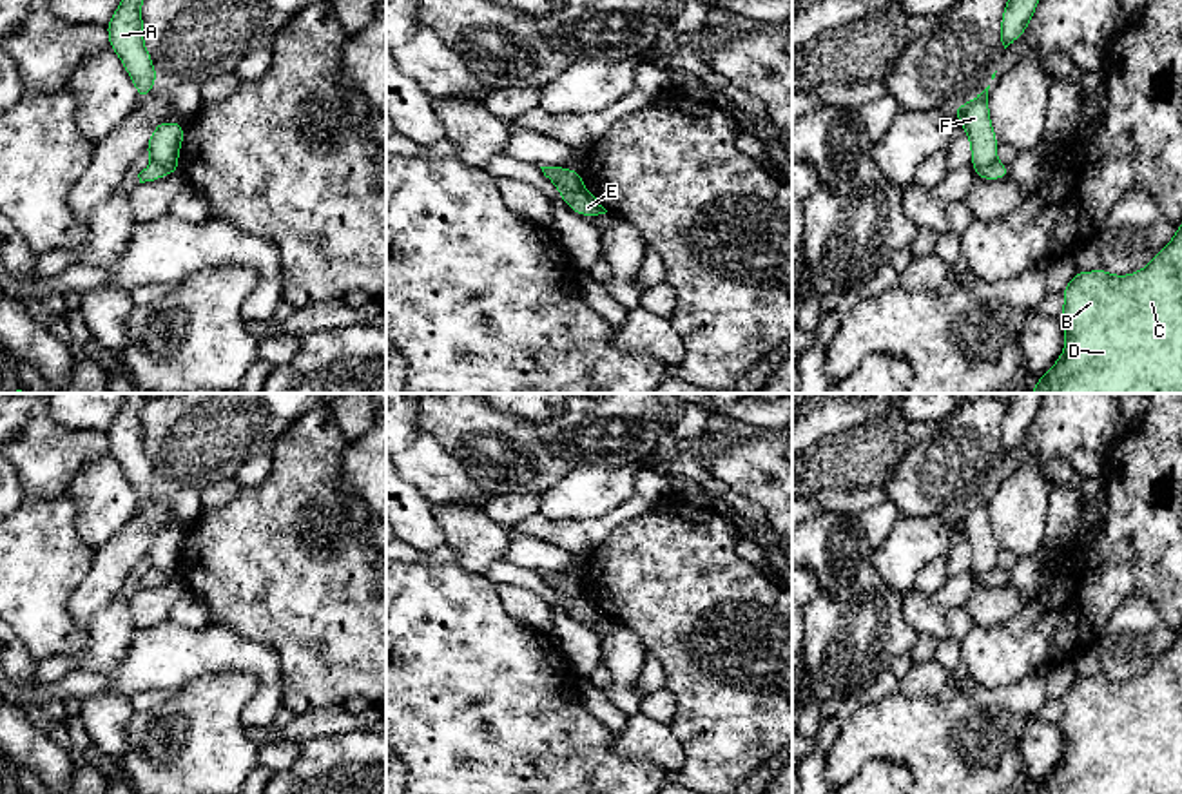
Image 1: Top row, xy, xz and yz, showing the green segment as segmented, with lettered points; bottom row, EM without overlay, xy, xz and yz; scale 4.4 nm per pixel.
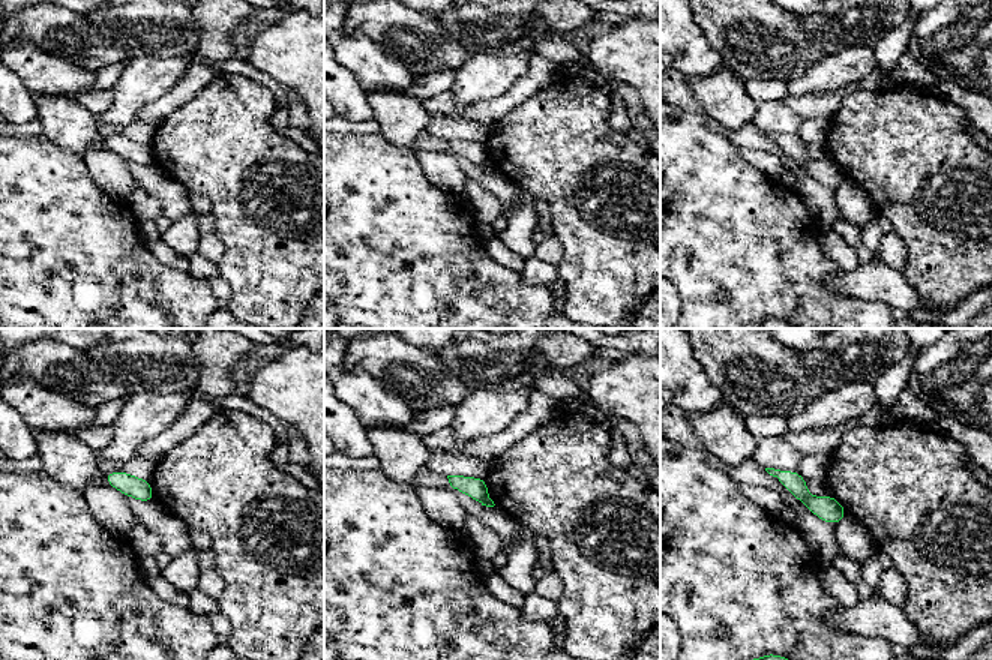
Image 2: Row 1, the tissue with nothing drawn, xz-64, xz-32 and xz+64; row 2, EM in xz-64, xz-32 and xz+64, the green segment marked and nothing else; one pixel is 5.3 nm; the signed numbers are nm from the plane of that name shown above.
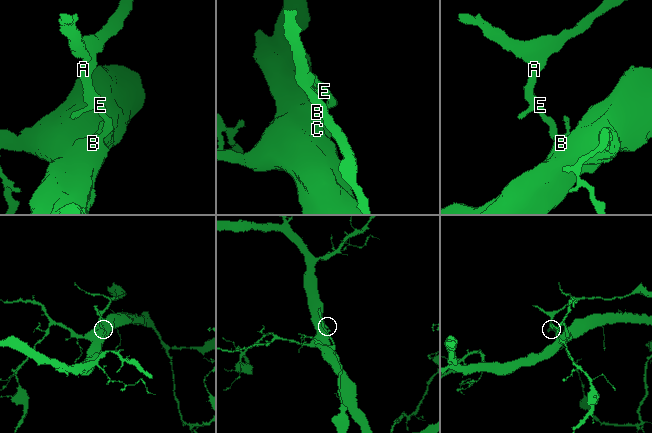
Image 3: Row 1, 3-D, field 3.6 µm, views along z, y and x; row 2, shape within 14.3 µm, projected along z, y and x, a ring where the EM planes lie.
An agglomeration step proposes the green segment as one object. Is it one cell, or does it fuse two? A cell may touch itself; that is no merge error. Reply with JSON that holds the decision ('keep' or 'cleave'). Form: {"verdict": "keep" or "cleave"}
{"verdict": "cleave"}

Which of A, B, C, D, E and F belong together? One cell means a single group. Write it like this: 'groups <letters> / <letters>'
groups A F / B C D E

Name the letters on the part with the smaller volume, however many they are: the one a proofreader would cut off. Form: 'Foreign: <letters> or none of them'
Foreign: A, F

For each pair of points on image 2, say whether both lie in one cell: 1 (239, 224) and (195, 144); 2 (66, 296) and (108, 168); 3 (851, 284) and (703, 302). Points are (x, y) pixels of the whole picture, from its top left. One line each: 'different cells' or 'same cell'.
1: same cell
2: different cells
3: different cells

